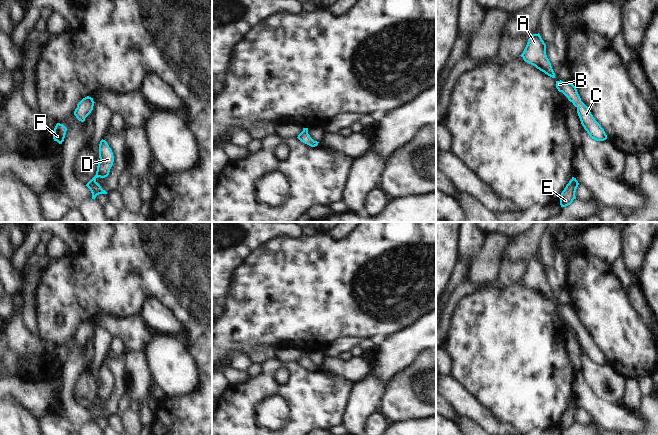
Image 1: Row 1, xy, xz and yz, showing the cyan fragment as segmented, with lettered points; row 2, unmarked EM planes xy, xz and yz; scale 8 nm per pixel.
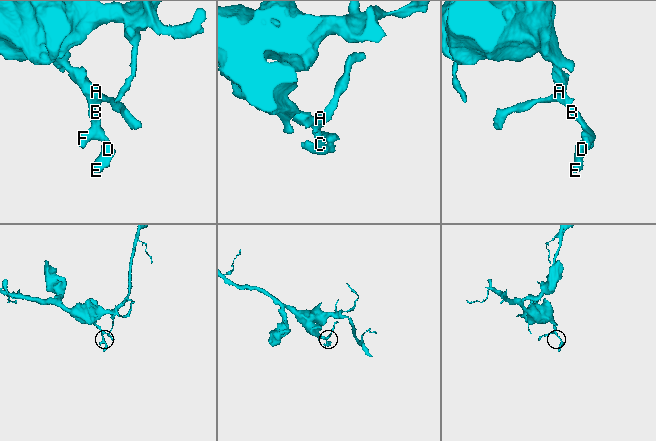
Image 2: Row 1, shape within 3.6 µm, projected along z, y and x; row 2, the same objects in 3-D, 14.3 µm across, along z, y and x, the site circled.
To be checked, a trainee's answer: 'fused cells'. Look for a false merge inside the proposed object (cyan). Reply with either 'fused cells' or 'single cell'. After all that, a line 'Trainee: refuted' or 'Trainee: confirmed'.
single cell
Trainee: refuted

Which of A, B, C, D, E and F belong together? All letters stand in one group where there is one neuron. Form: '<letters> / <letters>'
A B C D E F

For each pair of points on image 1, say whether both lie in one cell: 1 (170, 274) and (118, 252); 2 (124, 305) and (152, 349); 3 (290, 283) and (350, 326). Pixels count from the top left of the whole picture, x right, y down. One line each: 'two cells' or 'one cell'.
1: one cell
2: two cells
3: one cell

